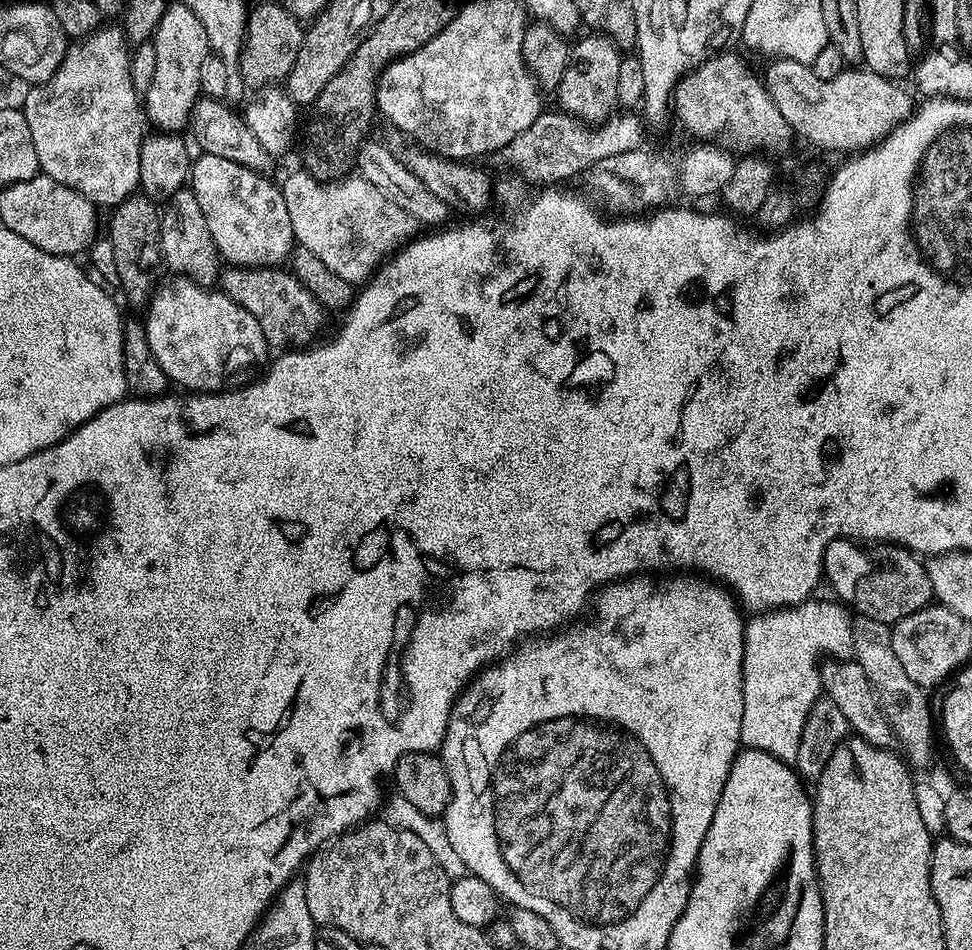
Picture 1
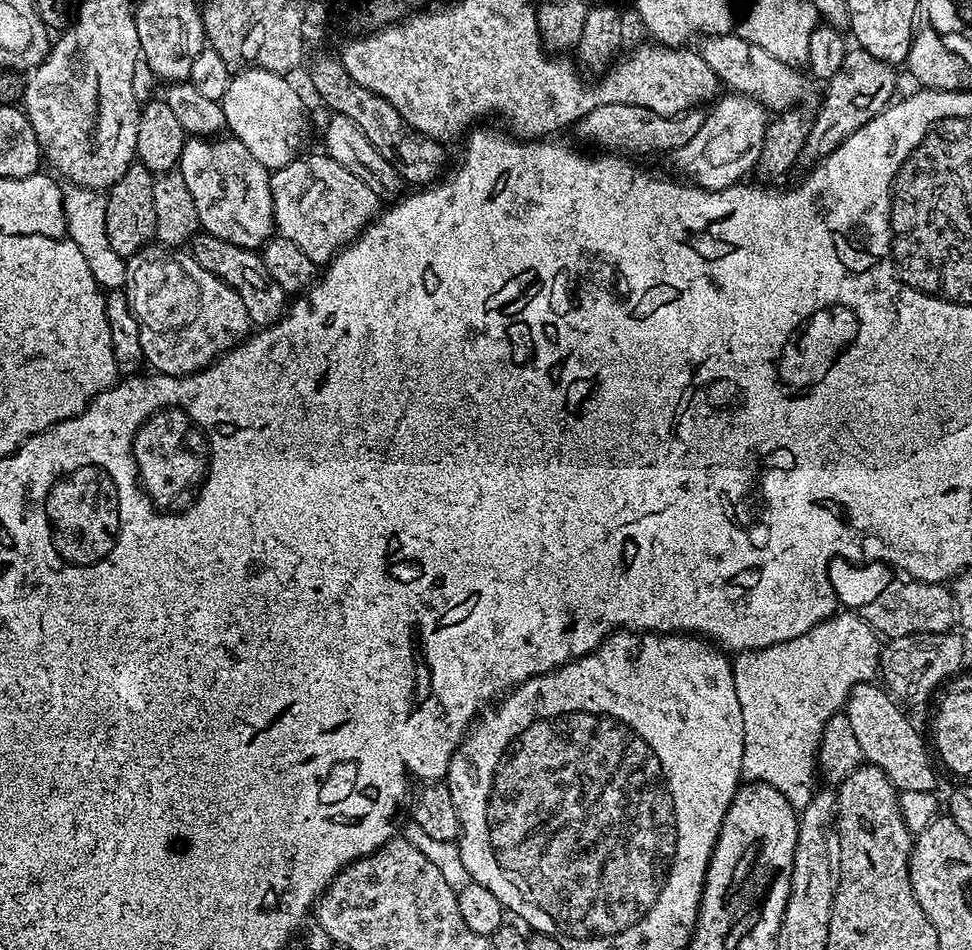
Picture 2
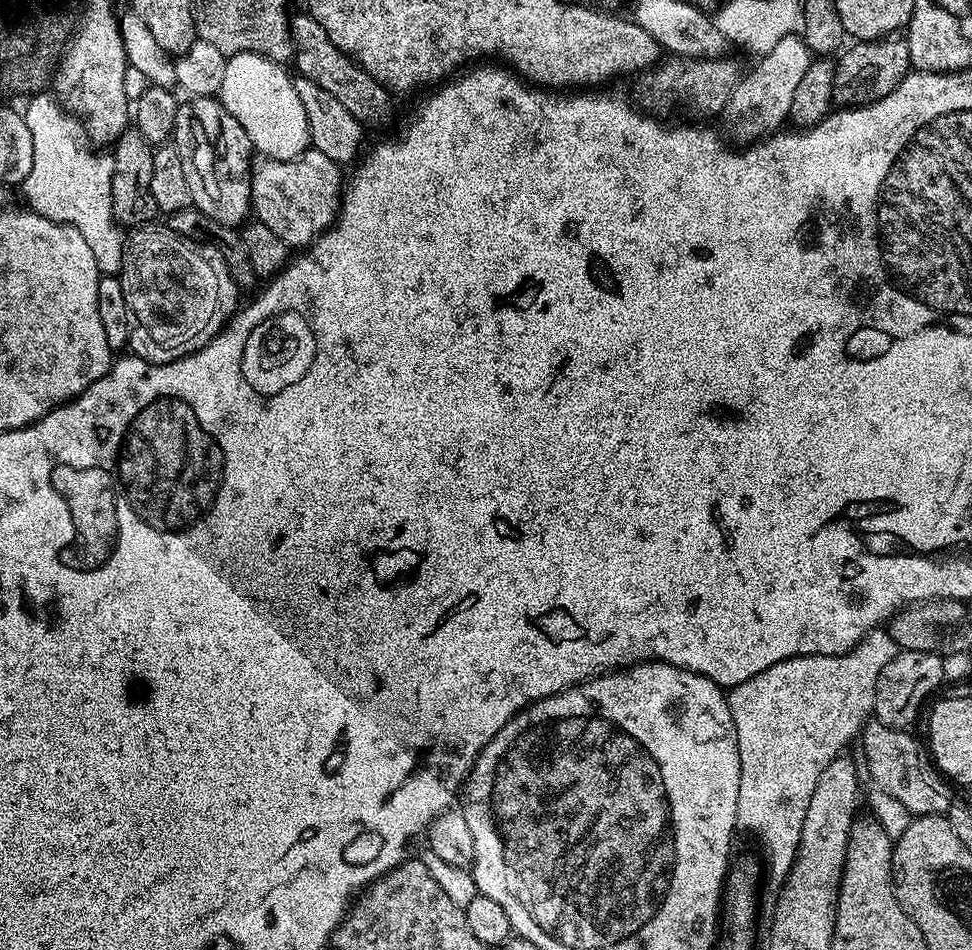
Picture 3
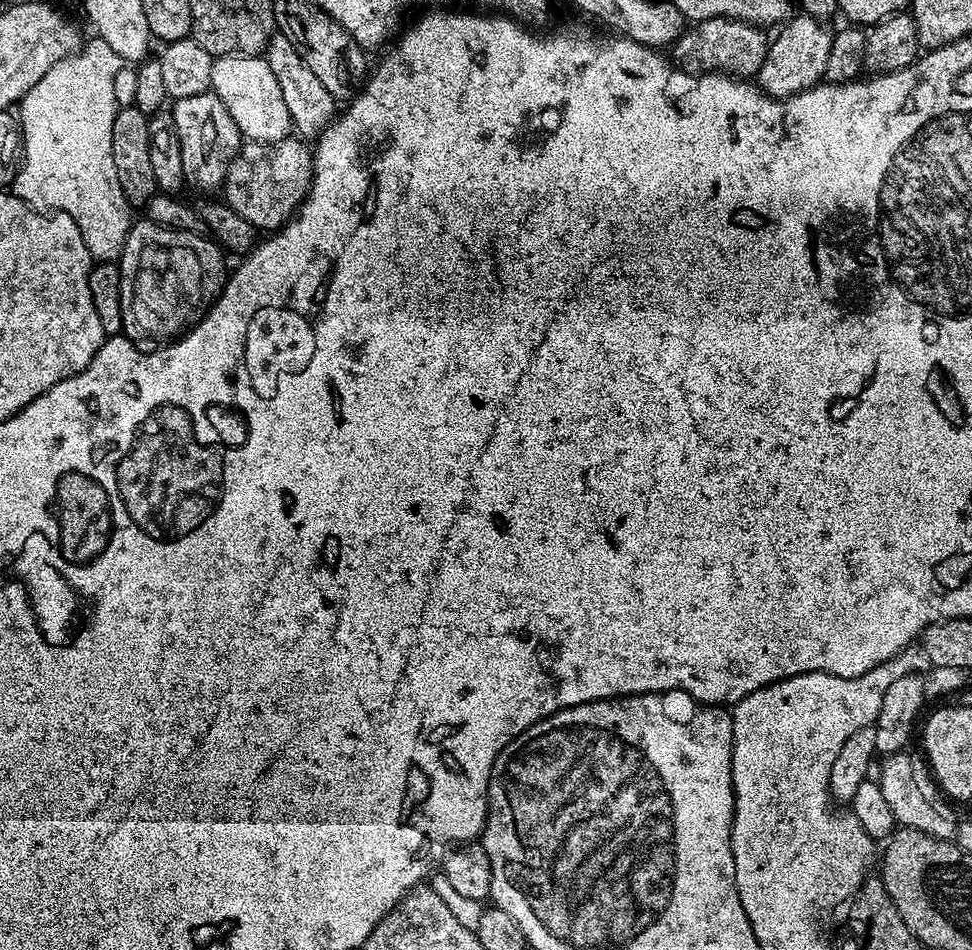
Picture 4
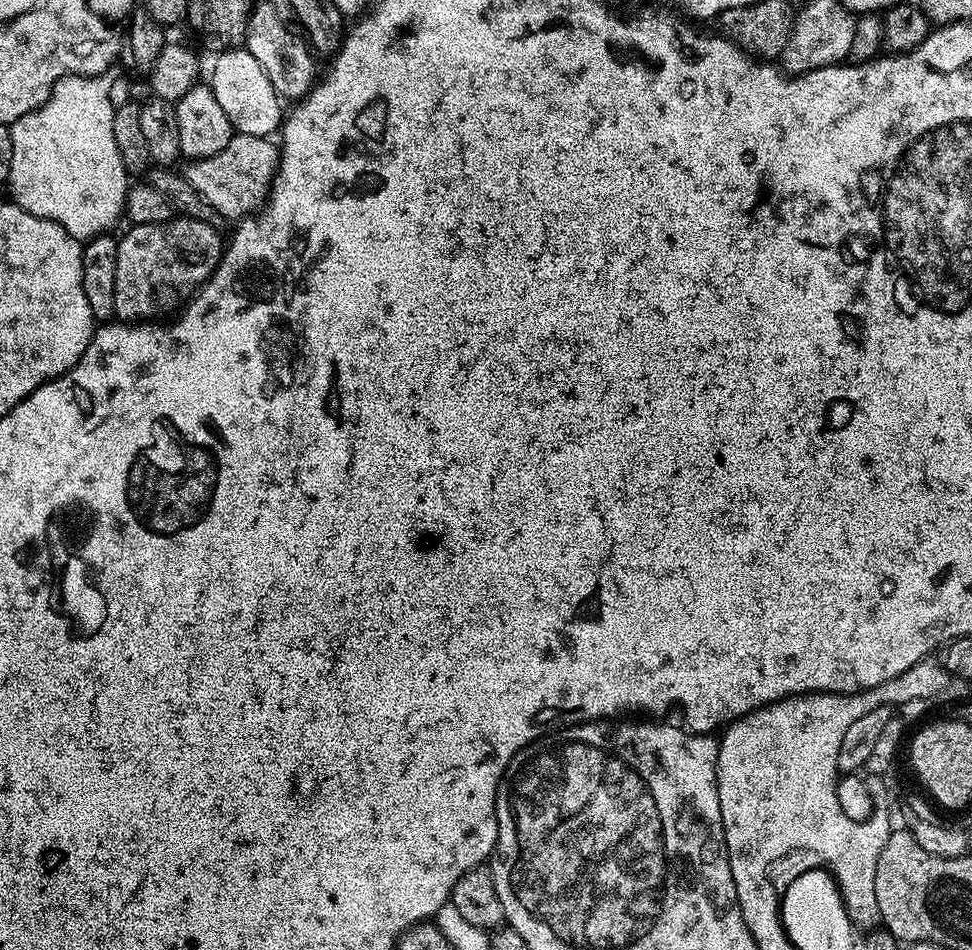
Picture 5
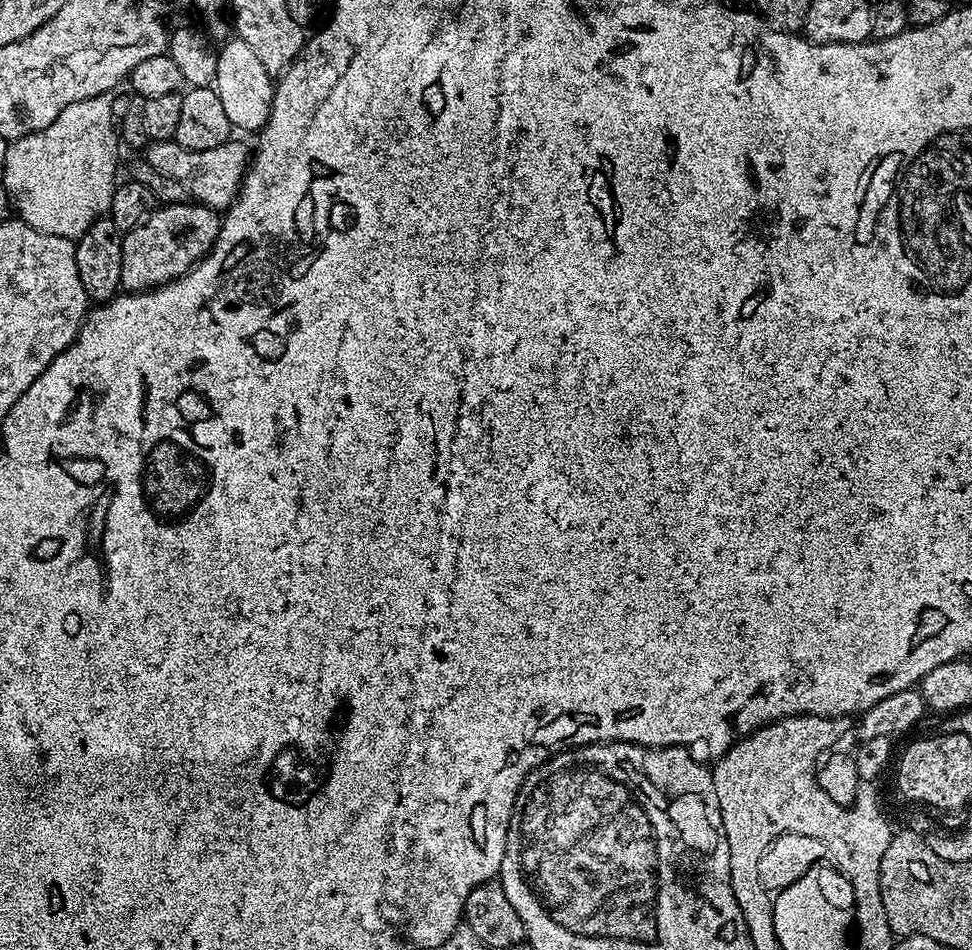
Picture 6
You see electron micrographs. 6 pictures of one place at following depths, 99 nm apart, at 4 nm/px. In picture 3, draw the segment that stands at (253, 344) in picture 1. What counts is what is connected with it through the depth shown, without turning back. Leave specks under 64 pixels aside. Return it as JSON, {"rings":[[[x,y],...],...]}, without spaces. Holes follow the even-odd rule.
{"rings":[[[151,222],[143,227],[133,227],[127,233],[118,275],[126,294],[126,306],[135,324],[130,332],[131,355],[151,364],[169,364],[204,348],[224,329],[225,324],[238,311],[238,285],[228,273],[226,262],[218,250],[214,250],[208,243],[199,244],[182,234],[174,234],[174,230],[167,226],[155,226]]]}

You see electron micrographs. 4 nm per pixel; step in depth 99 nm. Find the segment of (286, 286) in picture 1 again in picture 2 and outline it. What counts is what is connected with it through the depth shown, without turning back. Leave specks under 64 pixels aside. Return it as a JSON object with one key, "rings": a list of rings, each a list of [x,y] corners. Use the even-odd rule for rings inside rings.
{"rings":[[[203,230],[196,233],[190,241],[191,259],[198,262],[210,274],[222,278],[226,286],[230,286],[242,298],[242,306],[246,306],[249,321],[256,326],[275,324],[286,311],[286,294],[274,278],[270,278],[270,270],[266,270],[264,257],[259,251],[251,248],[239,248],[234,242],[222,242],[222,238],[214,238]]]}

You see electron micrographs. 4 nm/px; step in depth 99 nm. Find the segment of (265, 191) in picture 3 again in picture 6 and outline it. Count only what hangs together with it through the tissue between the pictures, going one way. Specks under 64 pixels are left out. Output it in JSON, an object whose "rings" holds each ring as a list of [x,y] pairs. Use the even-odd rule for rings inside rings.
{"rings":[[[174,138],[153,140],[143,149],[142,158],[150,166],[154,166],[154,170],[158,170],[158,174],[166,174],[166,178],[174,178],[174,182],[179,182],[188,191],[189,197],[193,201],[205,204],[208,208],[226,210],[236,199],[240,191],[242,177],[250,164],[249,149],[244,149],[243,142],[236,139],[229,138],[222,146],[210,146],[210,150],[194,150],[193,152],[182,147]]]}

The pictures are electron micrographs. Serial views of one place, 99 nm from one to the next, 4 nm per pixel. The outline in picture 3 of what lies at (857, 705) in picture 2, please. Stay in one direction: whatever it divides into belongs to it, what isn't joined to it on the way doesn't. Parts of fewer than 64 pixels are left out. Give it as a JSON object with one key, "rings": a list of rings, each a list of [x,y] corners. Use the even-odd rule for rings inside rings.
{"rings":[[[869,719],[862,729],[862,756],[868,764],[867,775],[872,776],[872,784],[877,789],[902,802],[913,817],[947,813],[954,803],[954,797],[948,793],[949,785],[941,779],[935,767],[924,768],[924,760],[920,757],[920,744],[912,734],[903,728],[892,728],[883,720]]]}

